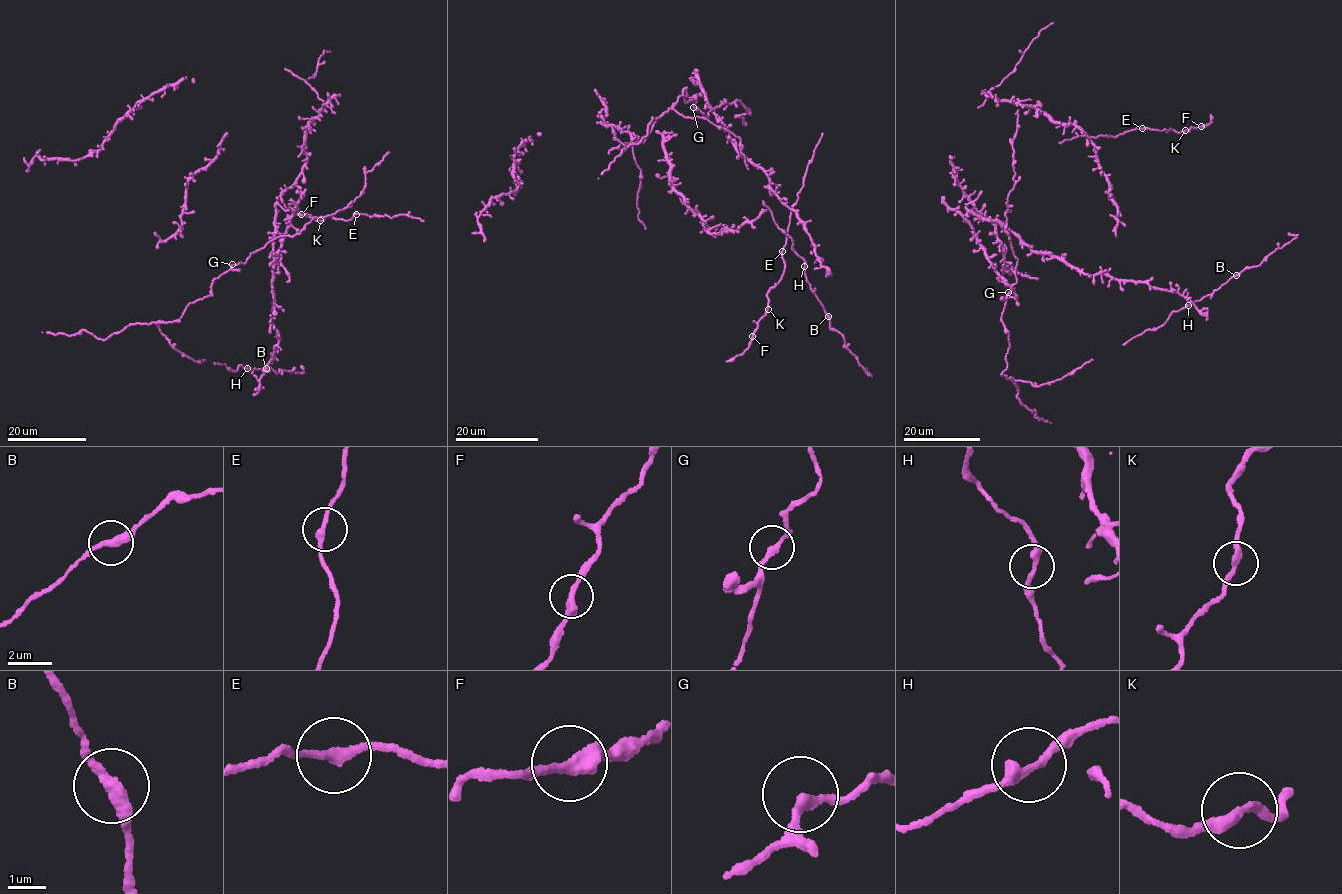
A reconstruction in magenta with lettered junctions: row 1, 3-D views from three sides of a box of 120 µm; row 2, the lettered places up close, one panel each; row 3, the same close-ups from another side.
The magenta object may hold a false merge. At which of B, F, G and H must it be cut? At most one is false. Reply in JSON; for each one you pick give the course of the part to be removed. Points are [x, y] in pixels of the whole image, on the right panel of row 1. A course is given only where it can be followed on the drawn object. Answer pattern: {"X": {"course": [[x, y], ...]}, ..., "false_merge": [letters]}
{"false_merge": []}

